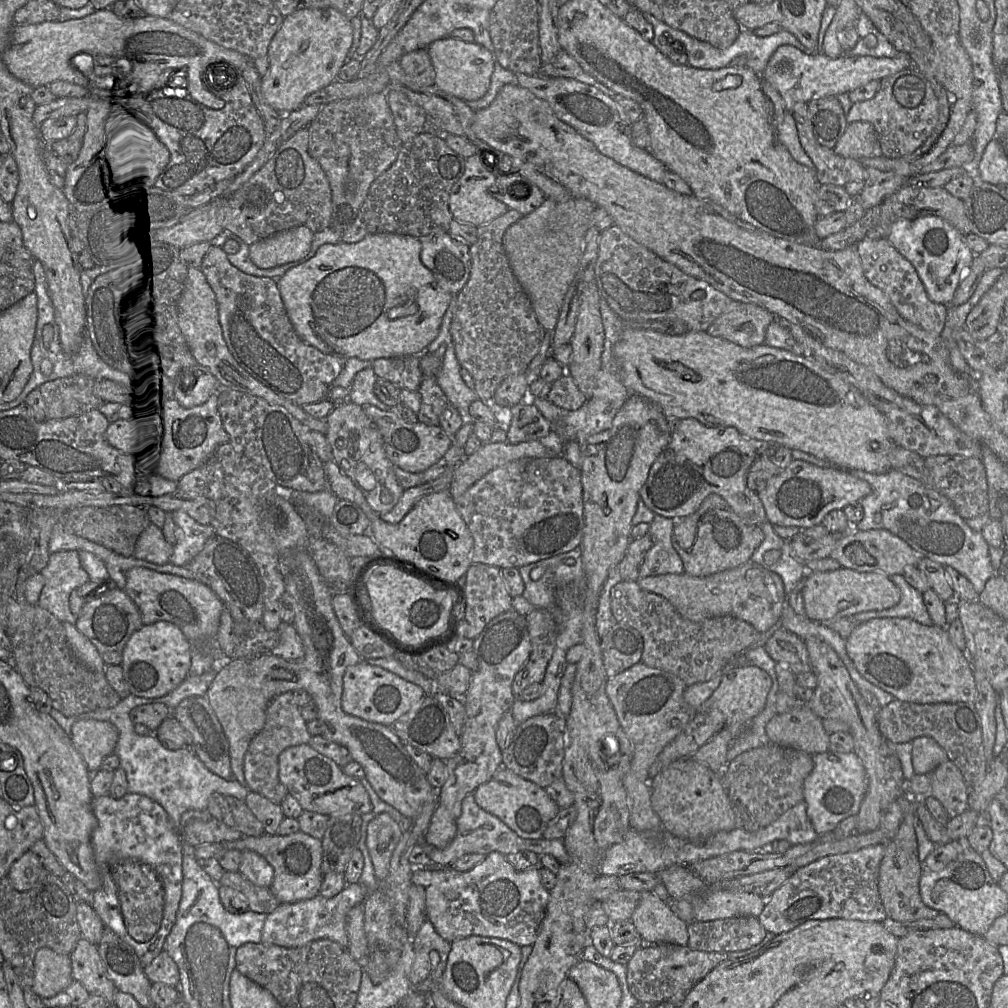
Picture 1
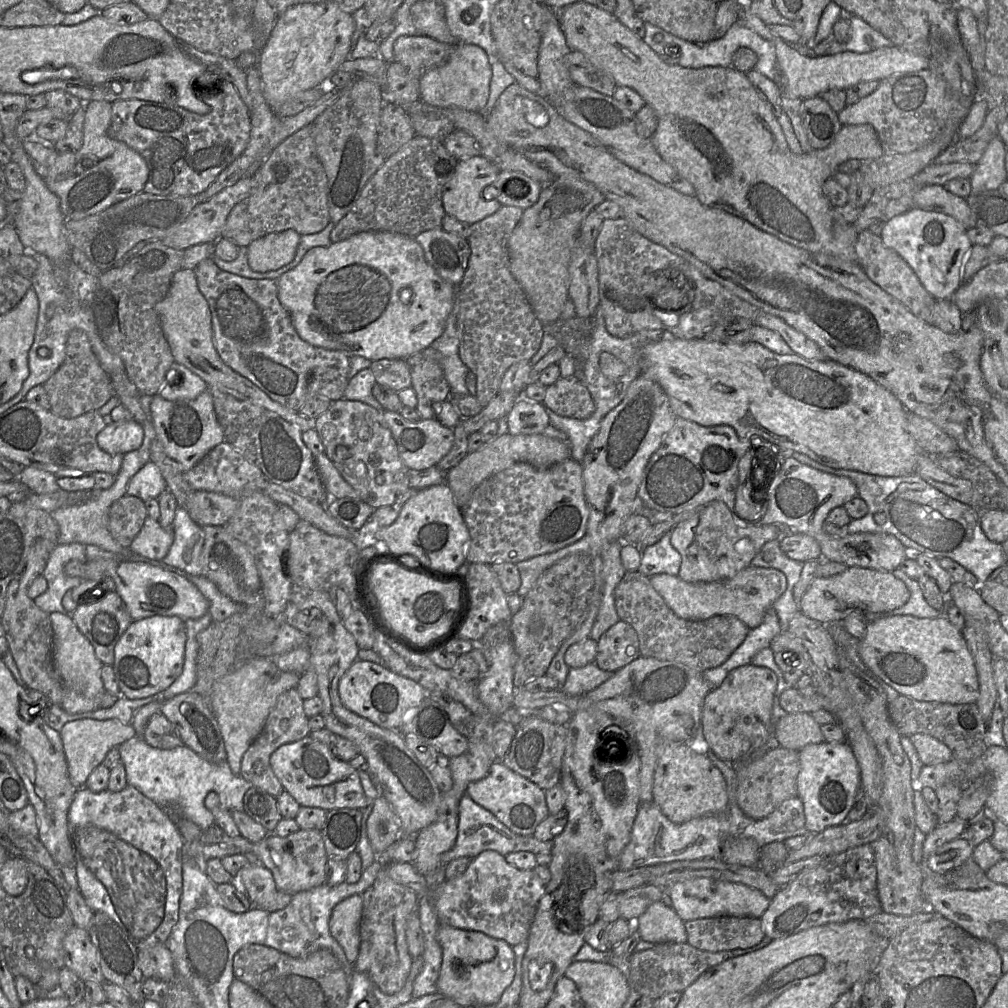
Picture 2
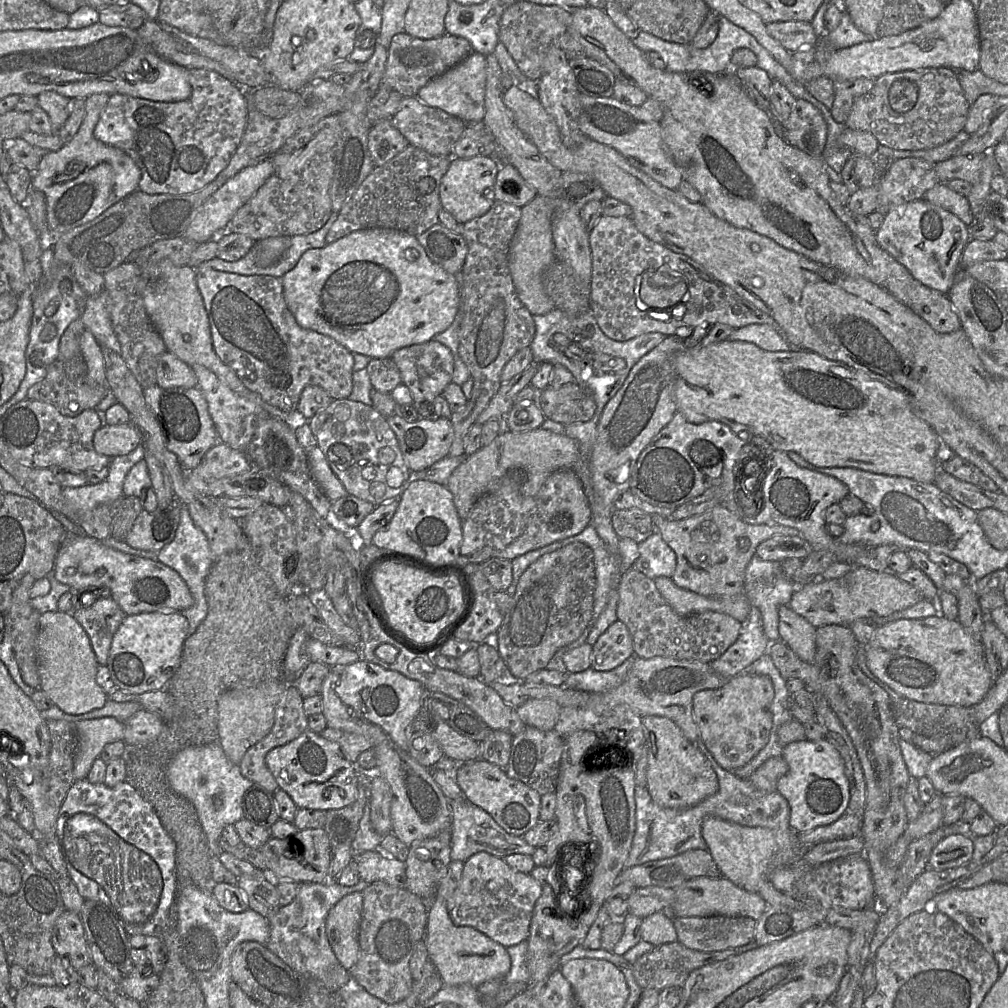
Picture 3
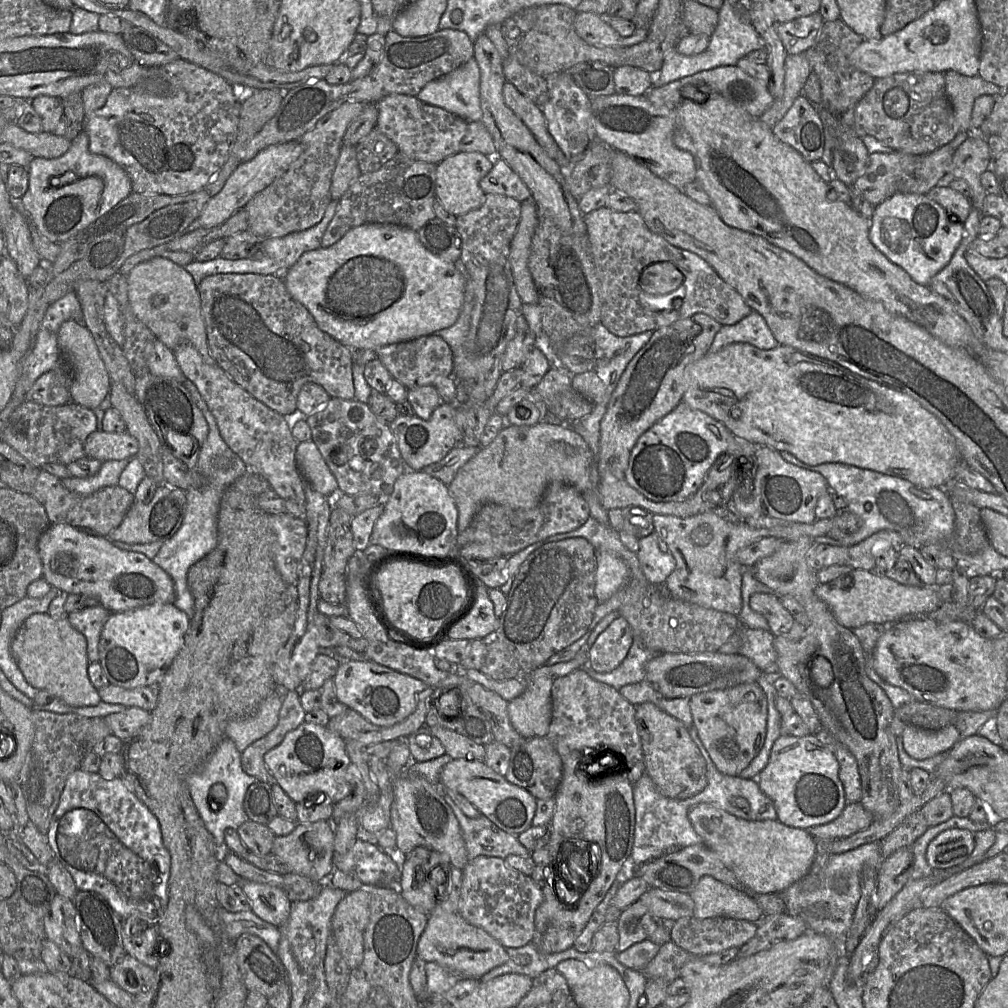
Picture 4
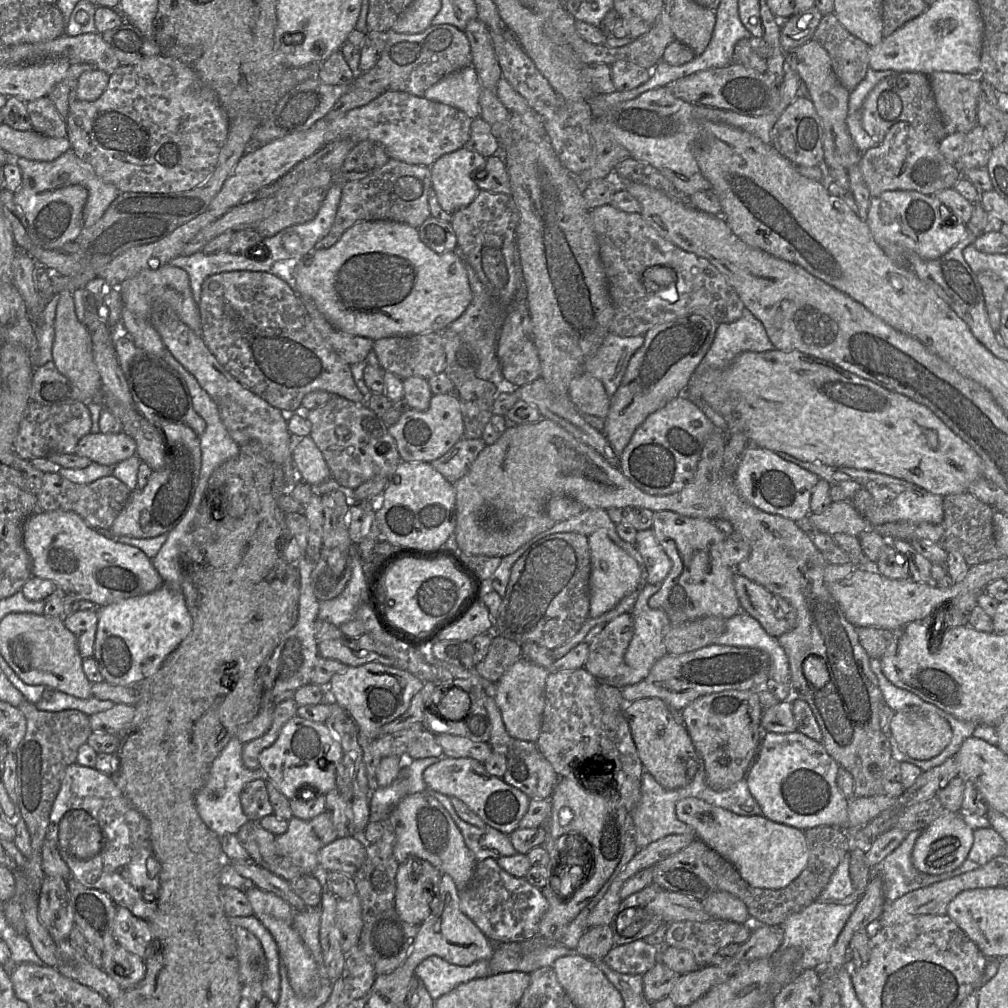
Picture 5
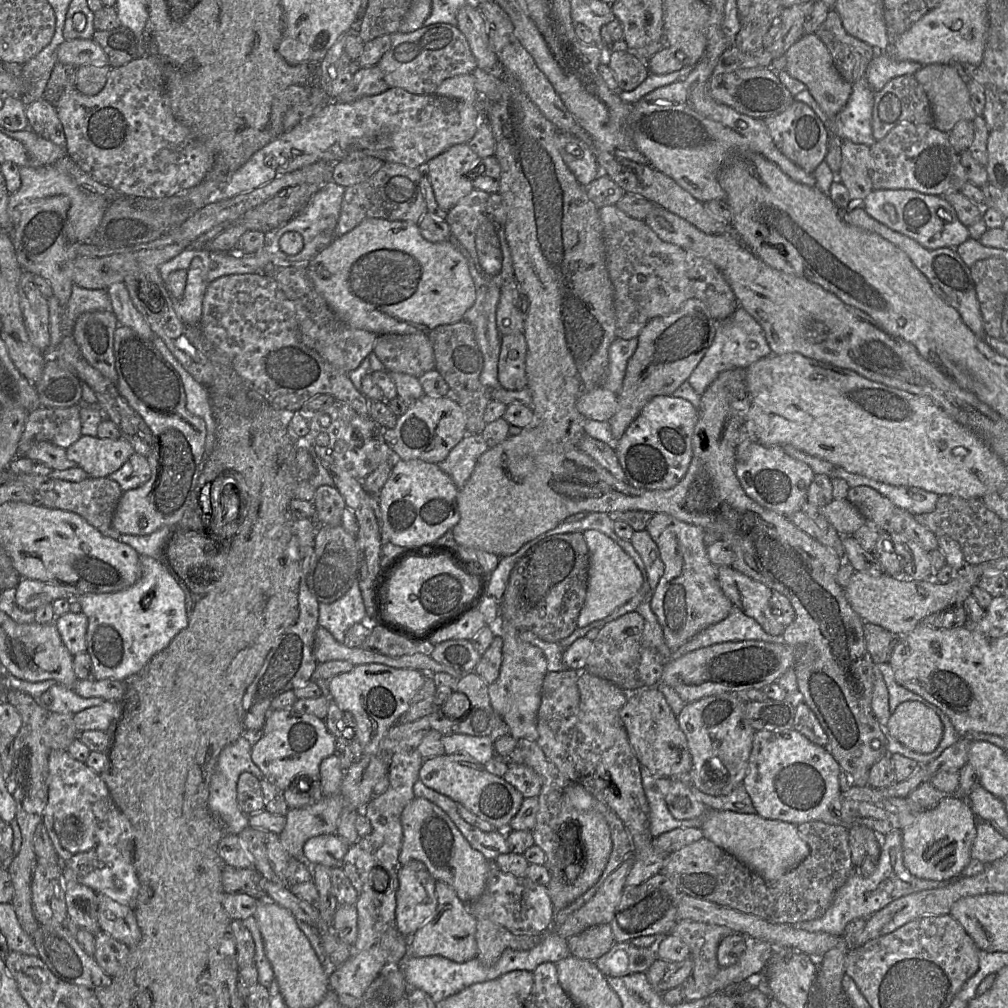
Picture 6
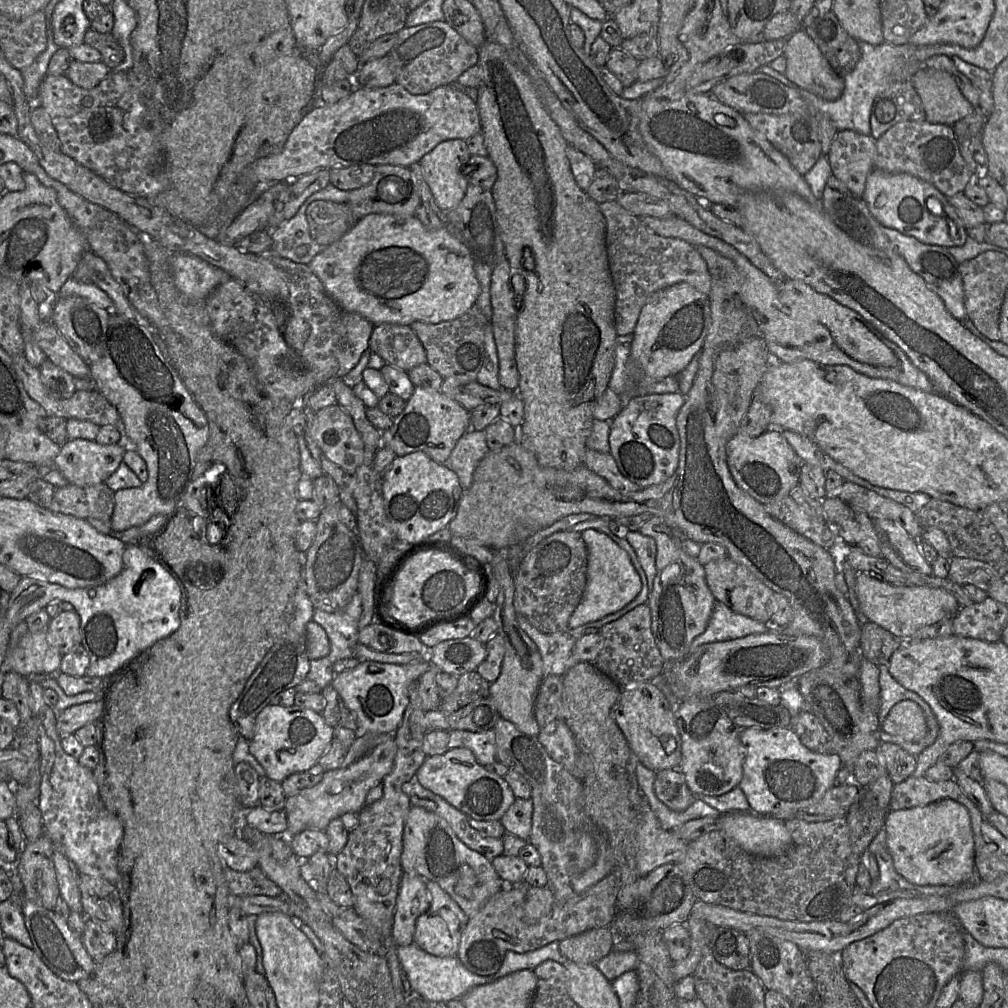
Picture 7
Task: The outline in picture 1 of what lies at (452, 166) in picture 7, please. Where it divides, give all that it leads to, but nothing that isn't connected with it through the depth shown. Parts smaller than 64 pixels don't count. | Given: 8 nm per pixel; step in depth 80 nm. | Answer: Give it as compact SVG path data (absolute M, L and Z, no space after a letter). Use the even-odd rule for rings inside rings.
M476 154L465 159L465 171L453 185L449 194L449 210L453 219L479 227L503 215L509 207L493 197L490 188L496 184L496 175L484 164L481 156Z

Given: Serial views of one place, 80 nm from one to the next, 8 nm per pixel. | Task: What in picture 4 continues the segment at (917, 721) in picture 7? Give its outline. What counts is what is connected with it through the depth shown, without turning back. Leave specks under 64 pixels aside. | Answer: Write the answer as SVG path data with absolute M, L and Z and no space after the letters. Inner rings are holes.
M906 724L900 738L905 751L916 760L924 760L948 751L961 740L954 725L928 730Z

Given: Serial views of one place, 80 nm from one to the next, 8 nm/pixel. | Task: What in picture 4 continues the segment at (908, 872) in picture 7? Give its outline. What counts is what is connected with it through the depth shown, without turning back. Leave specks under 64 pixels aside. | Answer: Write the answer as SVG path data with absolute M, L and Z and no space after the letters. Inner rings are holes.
M949 828L928 845L926 859L934 870L944 870L963 863L974 849L974 834L967 829Z

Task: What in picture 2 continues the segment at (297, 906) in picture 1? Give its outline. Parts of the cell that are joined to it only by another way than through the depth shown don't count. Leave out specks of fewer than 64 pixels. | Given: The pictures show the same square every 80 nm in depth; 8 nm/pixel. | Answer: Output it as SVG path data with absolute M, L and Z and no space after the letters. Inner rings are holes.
M376 859L369 868L363 871L361 878L356 883L343 882L336 886L329 886L323 883L320 886L292 895L290 903L285 908L269 914L264 945L293 958L304 958L317 950L327 949L339 960L344 971L351 978L354 965L348 962L344 950L330 933L330 916L333 908L339 902L355 894L362 895L371 887L384 865L385 862Z

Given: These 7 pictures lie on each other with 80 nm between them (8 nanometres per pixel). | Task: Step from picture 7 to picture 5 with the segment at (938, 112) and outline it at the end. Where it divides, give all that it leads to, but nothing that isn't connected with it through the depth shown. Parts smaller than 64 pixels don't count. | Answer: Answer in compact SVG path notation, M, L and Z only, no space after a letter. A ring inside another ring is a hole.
M955 72L927 75L948 134L968 134L977 124L977 101L983 93L981 79Z

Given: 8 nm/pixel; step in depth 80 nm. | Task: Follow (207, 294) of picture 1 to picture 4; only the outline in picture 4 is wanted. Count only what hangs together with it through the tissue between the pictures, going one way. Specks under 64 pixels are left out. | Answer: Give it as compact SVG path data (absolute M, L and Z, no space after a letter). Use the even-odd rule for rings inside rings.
M153 257L135 265L127 275L128 298L135 316L167 348L174 351L184 343L191 344L209 364L216 364L208 342L198 287L184 266L168 258Z

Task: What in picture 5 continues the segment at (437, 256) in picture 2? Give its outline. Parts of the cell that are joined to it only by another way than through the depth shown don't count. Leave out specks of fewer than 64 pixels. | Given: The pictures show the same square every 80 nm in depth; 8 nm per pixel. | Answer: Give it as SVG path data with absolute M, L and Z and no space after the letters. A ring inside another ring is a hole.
M430 216L417 229L421 241L434 252L456 252L458 241L450 223Z

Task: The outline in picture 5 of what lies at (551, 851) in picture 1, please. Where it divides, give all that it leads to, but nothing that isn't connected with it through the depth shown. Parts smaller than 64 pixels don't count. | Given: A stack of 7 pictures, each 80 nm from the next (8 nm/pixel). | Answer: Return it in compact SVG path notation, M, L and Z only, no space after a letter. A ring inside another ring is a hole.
M428 788L425 791L428 791L449 812L459 828L466 846L474 854L477 861L487 858L497 860L501 857L517 854L508 835L488 825L477 827L465 822L456 813L449 796Z

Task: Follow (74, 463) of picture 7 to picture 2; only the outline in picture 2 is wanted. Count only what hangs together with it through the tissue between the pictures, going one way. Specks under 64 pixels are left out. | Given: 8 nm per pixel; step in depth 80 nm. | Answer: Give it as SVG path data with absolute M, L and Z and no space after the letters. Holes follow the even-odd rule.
M134 419L106 424L96 437L98 446L112 455L124 455L137 450L143 439L143 425Z

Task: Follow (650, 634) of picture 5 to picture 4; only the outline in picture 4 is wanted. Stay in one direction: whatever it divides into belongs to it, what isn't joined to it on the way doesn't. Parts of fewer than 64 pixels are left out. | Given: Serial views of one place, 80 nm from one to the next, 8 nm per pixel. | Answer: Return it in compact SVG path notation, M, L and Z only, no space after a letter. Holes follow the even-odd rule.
M633 640L633 643L629 649L629 652L625 659L621 662L621 664L616 667L614 670L608 672L608 673L599 673L596 672L592 669L589 669L587 666L586 667L580 667L580 668L587 668L588 674L595 680L602 682L604 684L607 684L616 690L619 690L625 685L628 684L634 684L640 682L644 676L645 676L645 666L647 662L653 658L655 653L652 651L644 648L641 643L638 643L636 640Z

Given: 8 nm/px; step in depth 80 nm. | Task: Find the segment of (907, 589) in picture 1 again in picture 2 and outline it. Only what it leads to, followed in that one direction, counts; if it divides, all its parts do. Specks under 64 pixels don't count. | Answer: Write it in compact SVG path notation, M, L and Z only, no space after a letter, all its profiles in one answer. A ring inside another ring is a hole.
M896 569L892 573L895 575L895 577L902 580L906 584L910 592L910 598L902 607L893 611L866 614L865 618L868 621L873 622L889 616L911 615L917 618L933 619L942 615L942 612L934 609L926 602L922 590L916 580L905 575L900 569Z

